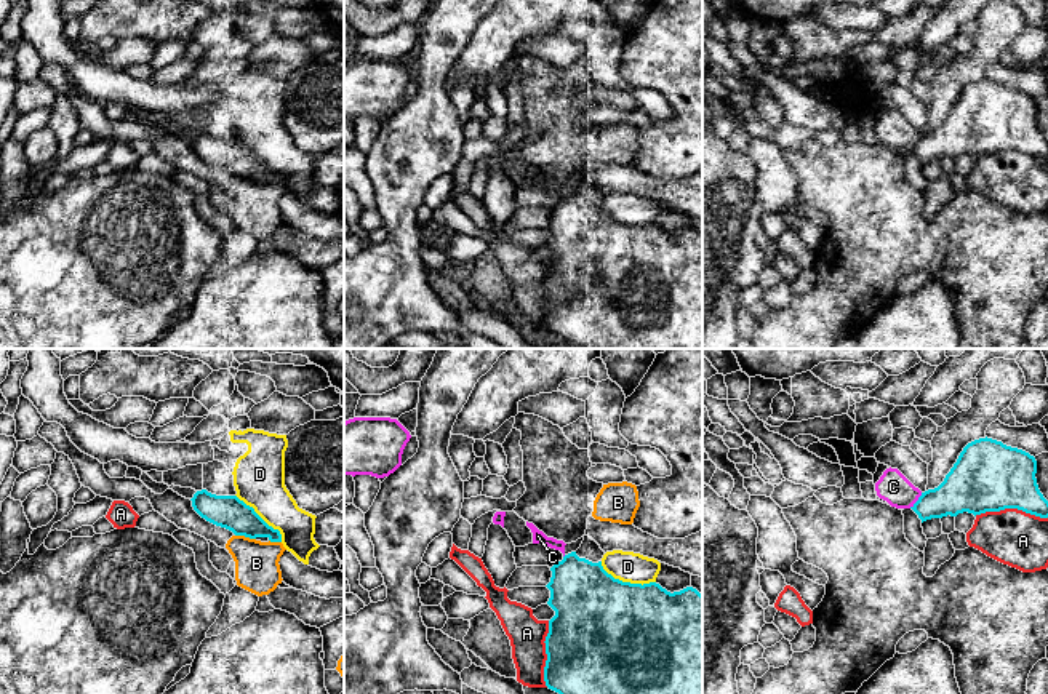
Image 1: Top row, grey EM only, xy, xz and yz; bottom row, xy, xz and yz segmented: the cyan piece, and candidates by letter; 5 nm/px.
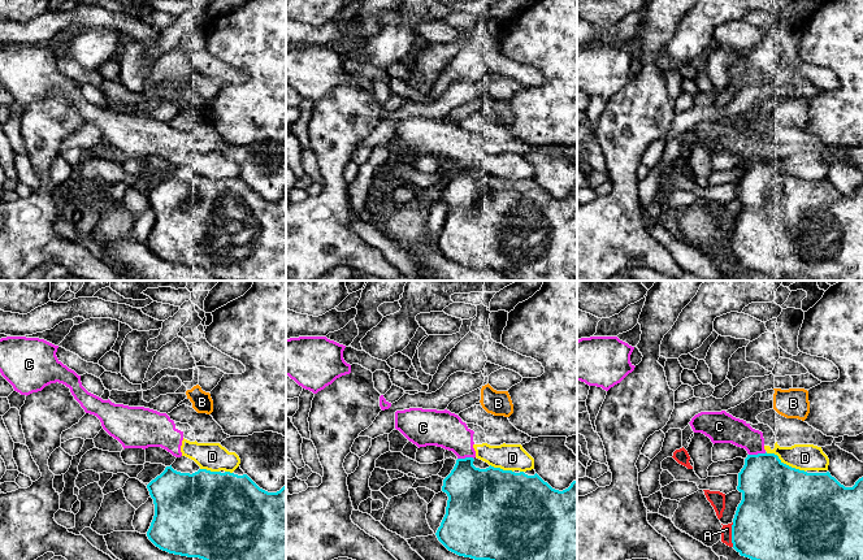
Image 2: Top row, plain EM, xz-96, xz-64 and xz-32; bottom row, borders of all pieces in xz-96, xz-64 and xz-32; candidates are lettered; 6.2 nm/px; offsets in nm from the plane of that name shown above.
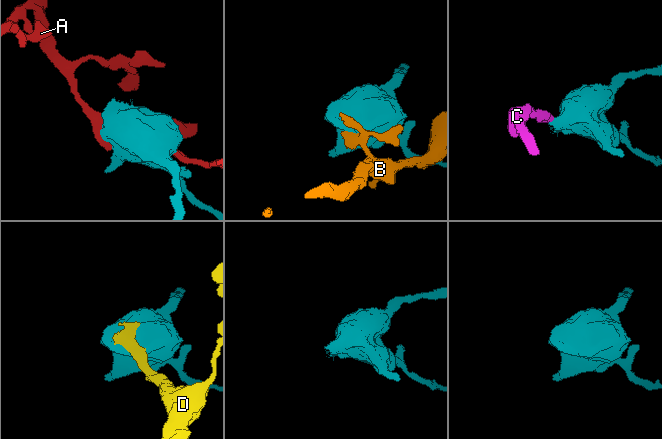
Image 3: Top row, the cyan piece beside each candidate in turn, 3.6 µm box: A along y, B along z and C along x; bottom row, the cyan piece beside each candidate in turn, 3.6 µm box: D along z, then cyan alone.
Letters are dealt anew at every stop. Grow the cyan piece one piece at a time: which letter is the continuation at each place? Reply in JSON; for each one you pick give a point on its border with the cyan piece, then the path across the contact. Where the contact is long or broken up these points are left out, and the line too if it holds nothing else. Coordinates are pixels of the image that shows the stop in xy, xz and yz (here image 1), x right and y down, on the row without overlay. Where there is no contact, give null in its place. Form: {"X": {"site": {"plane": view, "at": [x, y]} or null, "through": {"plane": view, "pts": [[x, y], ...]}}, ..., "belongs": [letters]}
{"belongs": []}

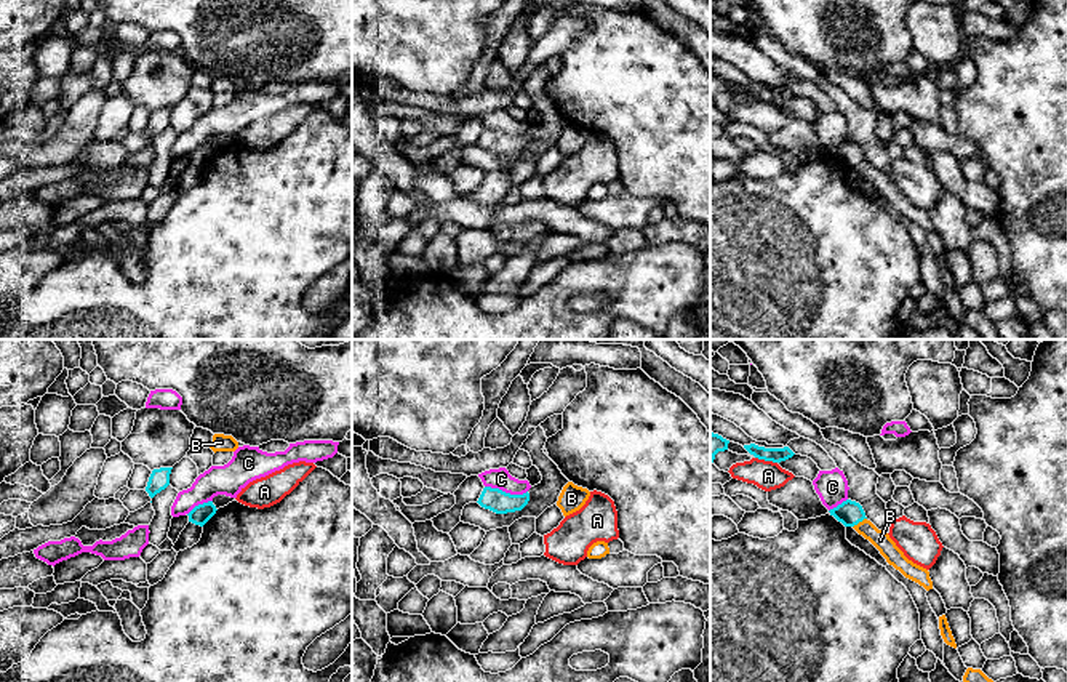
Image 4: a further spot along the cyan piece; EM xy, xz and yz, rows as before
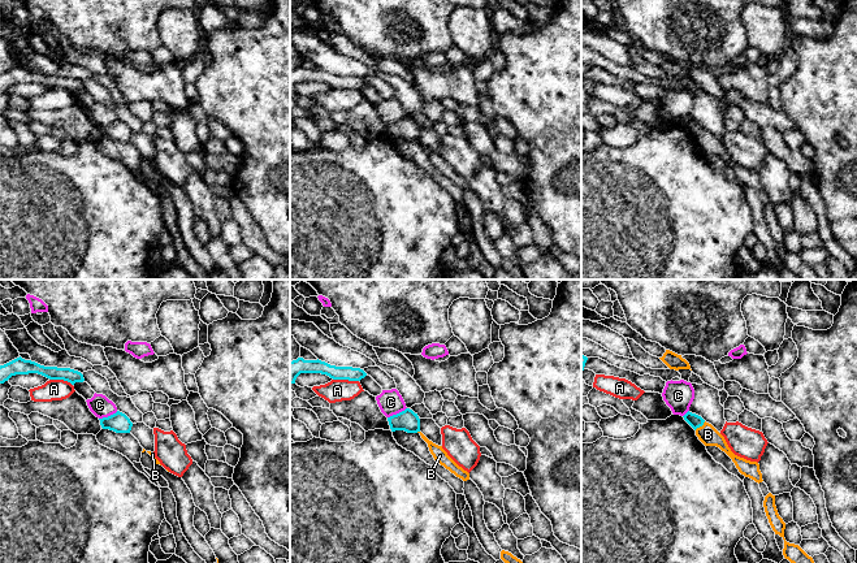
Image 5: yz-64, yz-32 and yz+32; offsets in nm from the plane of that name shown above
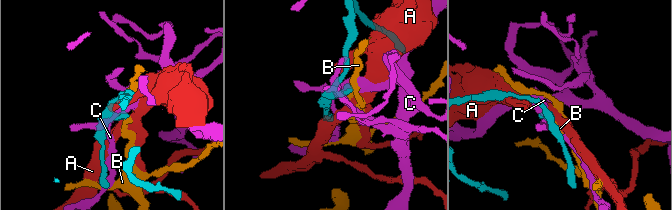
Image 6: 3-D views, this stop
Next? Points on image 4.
{"belongs": []}

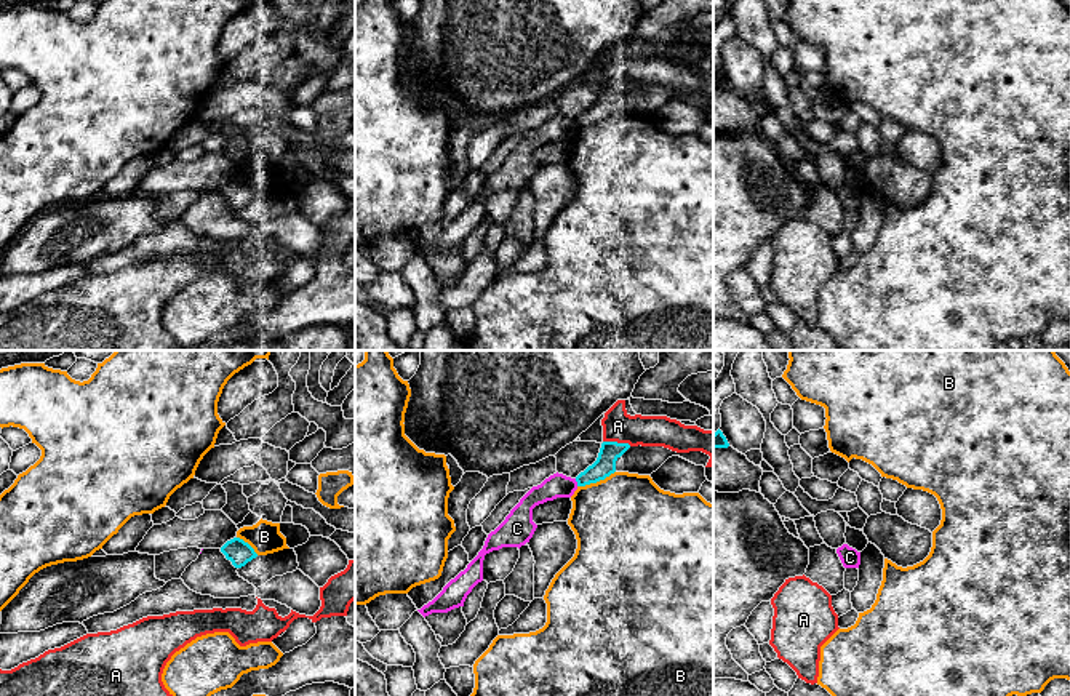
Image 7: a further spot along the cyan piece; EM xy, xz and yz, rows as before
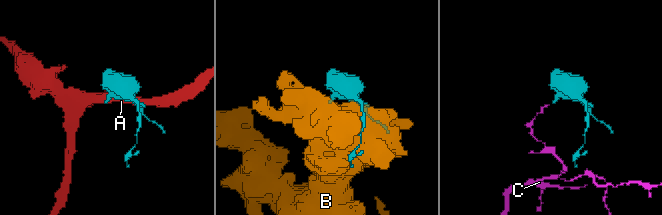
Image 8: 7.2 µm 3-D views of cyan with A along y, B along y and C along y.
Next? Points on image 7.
{"belongs": []}

